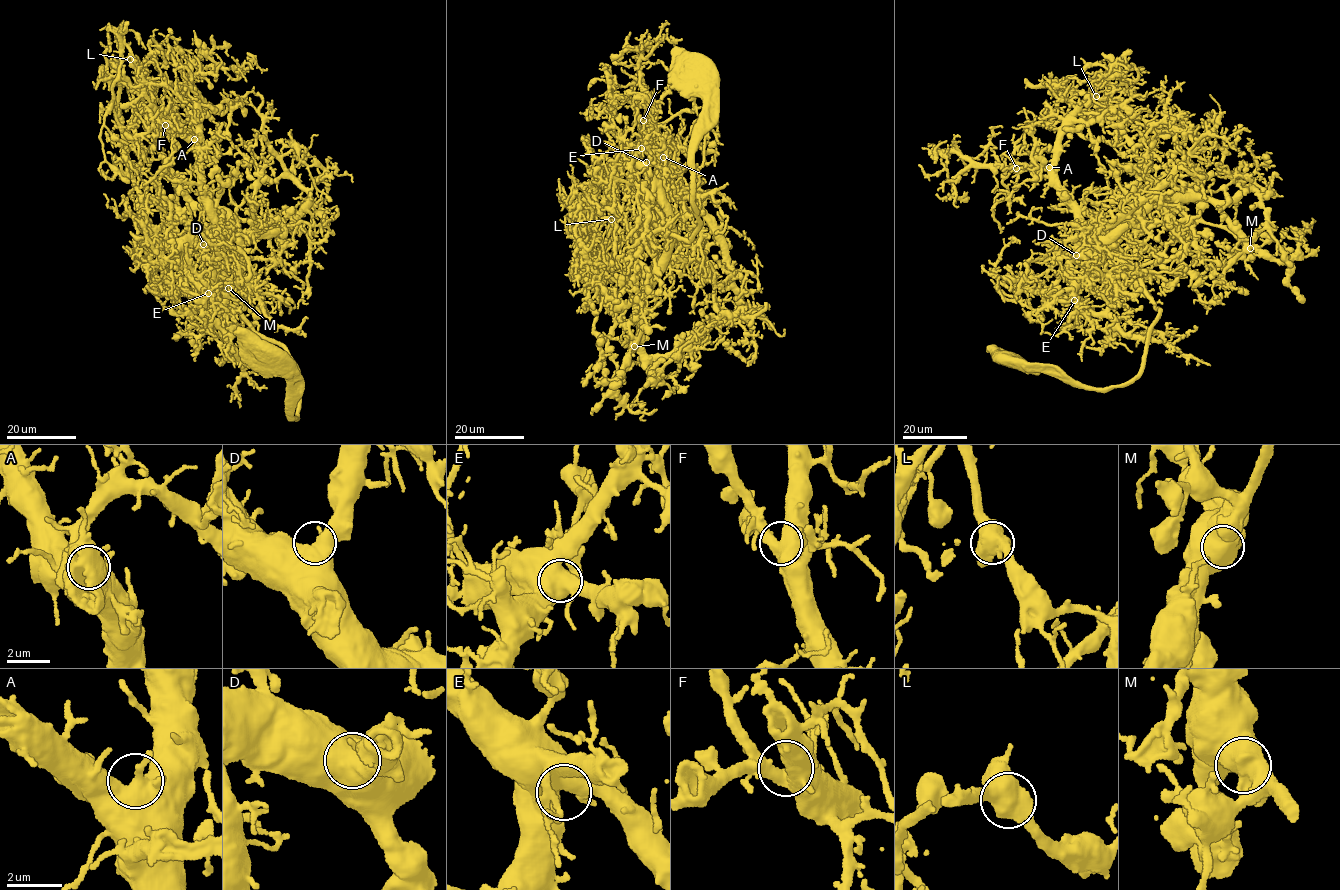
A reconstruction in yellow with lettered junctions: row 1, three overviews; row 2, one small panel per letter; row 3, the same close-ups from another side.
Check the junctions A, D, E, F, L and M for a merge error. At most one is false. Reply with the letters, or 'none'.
L

